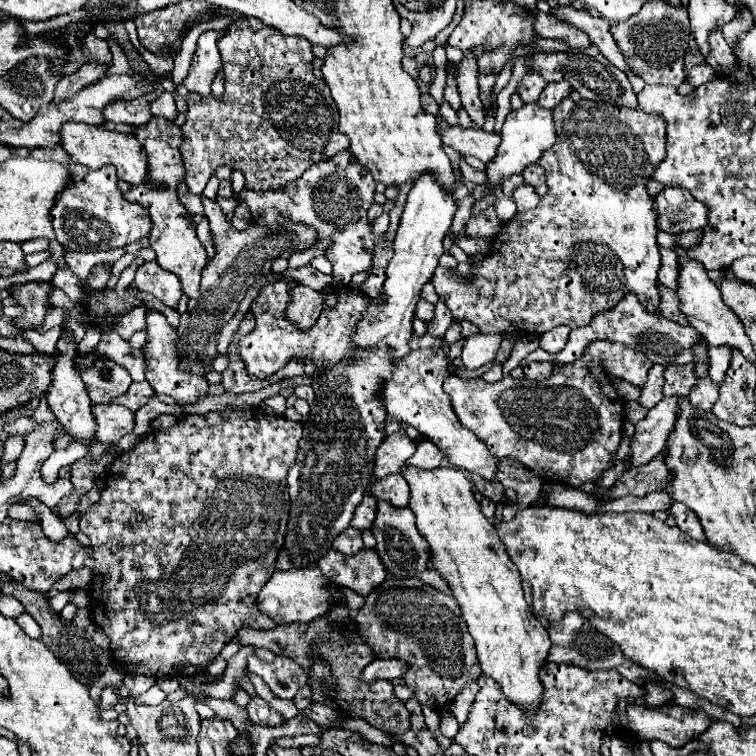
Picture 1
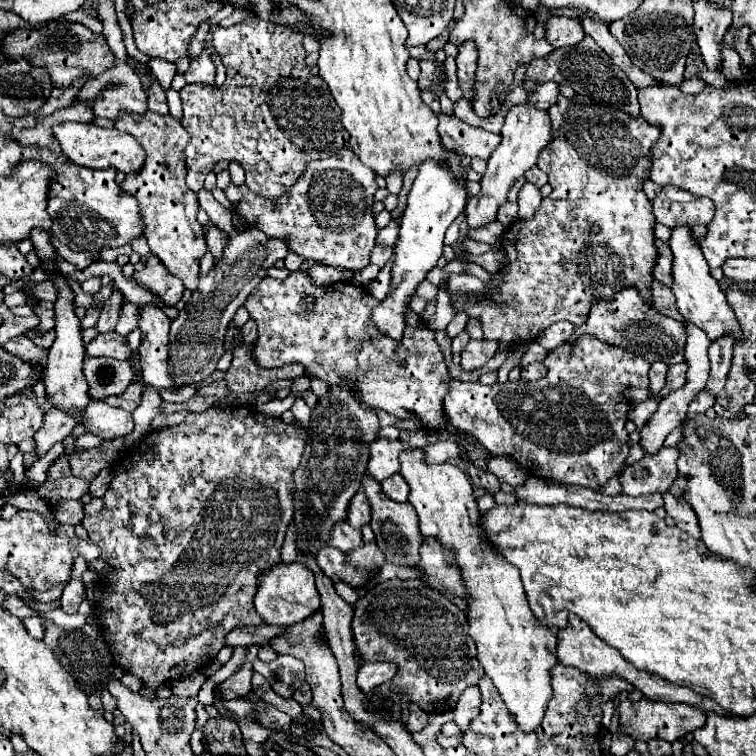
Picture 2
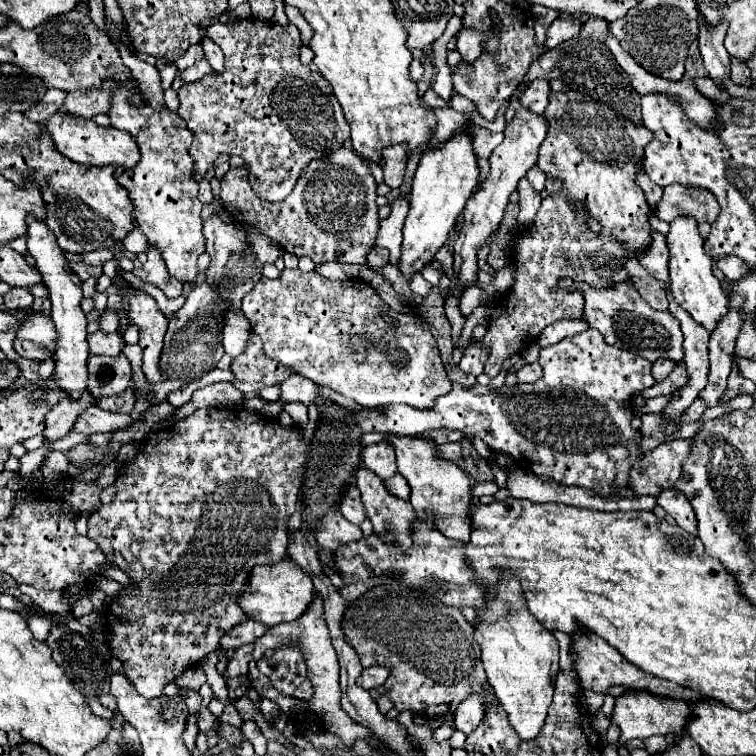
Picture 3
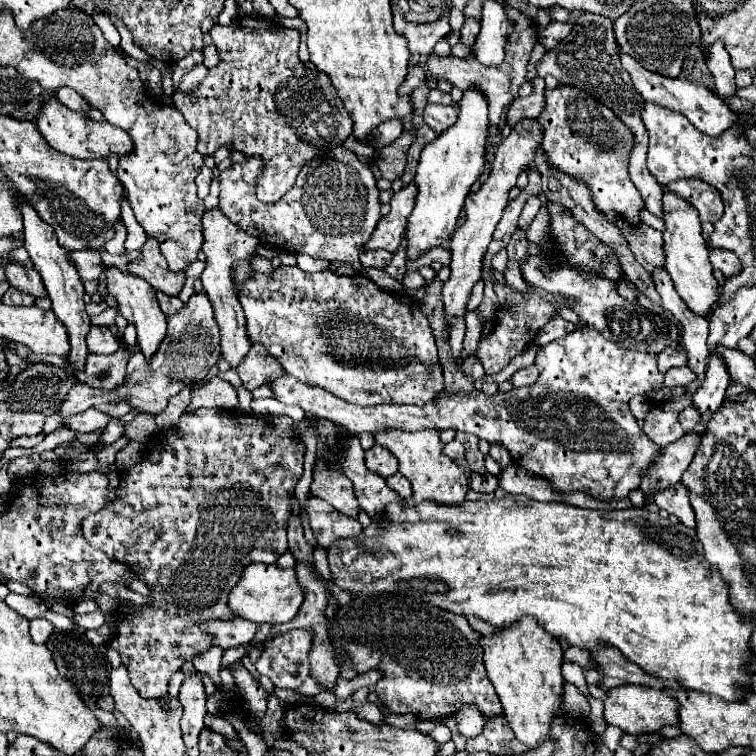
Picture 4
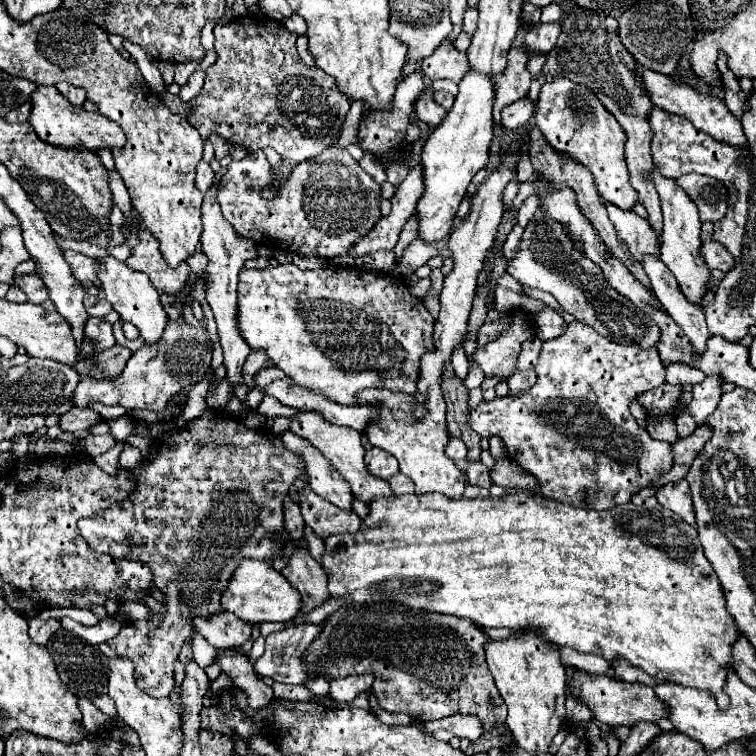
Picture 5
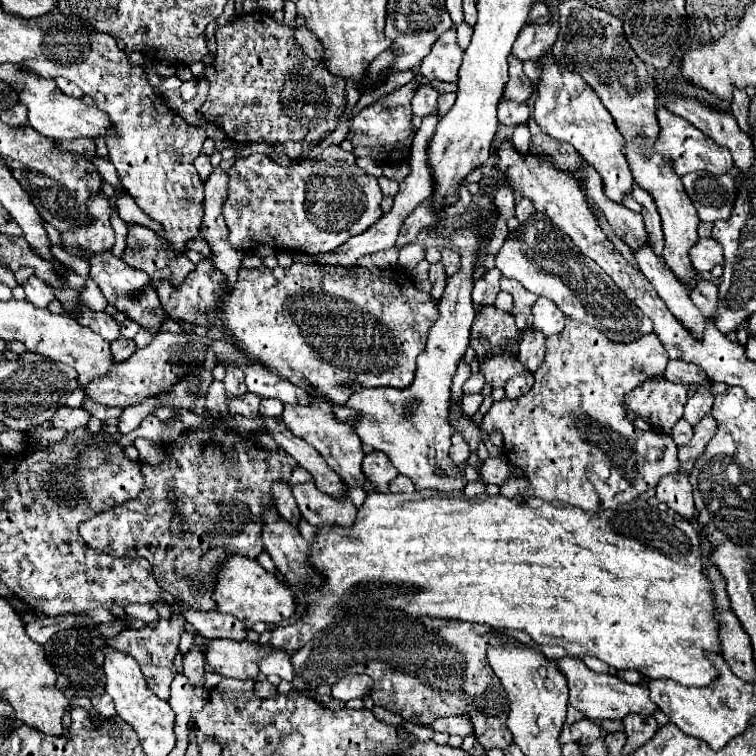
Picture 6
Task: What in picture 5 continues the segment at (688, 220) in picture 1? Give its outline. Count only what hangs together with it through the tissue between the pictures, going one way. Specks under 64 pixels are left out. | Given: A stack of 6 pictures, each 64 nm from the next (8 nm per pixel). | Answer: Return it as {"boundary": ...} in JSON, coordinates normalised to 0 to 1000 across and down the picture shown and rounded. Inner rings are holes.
{"boundary":[[[905,230],[894,238],[902,251],[923,272],[926,291],[947,294],[960,286],[963,278],[963,249],[958,241],[931,230]]]}

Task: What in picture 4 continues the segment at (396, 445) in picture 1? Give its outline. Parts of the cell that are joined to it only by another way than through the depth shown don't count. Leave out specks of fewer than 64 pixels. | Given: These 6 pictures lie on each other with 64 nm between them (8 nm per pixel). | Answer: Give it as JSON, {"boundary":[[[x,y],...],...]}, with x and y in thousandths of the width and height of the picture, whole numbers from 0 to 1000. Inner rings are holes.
{"boundary":[[[495,587],[489,595],[484,595],[484,619],[505,632],[513,632],[526,624],[526,608],[519,598]]]}

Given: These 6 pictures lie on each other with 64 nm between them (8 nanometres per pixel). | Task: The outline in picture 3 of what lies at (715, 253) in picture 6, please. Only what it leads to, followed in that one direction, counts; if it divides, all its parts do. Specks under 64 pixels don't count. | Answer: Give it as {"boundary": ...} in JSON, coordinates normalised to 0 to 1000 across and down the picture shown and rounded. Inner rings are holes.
{"boundary":[[[958,339],[947,344],[947,352],[958,360],[958,365],[963,370],[979,370],[979,365],[984,365],[984,360],[989,360],[989,352],[984,349],[984,344],[979,344],[976,339]]]}

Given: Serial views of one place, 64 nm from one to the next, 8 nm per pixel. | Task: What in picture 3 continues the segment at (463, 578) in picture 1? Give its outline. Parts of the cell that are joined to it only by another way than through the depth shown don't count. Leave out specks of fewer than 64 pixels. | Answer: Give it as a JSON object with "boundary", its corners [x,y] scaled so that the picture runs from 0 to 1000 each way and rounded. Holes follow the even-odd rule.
{"boundary":[[[511,577],[511,585],[519,587],[526,606],[526,624],[540,635],[545,653],[542,664],[553,683],[577,680],[577,696],[587,709],[619,717],[619,672],[622,667],[622,632],[619,627],[595,608],[579,603],[579,587],[558,577]],[[667,762],[667,772],[661,772],[656,783],[659,791],[651,794],[651,804],[632,810],[635,825],[630,828],[627,844],[638,857],[638,878],[646,902],[672,942],[677,963],[688,979],[709,979],[735,913],[738,847],[693,804],[688,770],[680,762]]]}

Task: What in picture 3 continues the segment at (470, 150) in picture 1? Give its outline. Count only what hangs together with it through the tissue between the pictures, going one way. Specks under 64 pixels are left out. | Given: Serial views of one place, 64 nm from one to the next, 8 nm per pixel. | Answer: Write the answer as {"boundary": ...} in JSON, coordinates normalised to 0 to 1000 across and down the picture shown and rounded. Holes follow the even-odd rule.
{"boundary":[[[574,143],[571,146],[577,153],[577,167],[574,167],[574,183],[579,188],[593,185],[595,175],[603,175],[603,167],[614,164],[614,151],[603,148],[601,143]],[[630,167],[630,201],[635,209],[646,209],[651,204],[651,198],[667,185],[667,177],[656,177],[656,175],[648,175],[643,169],[635,169]]]}

